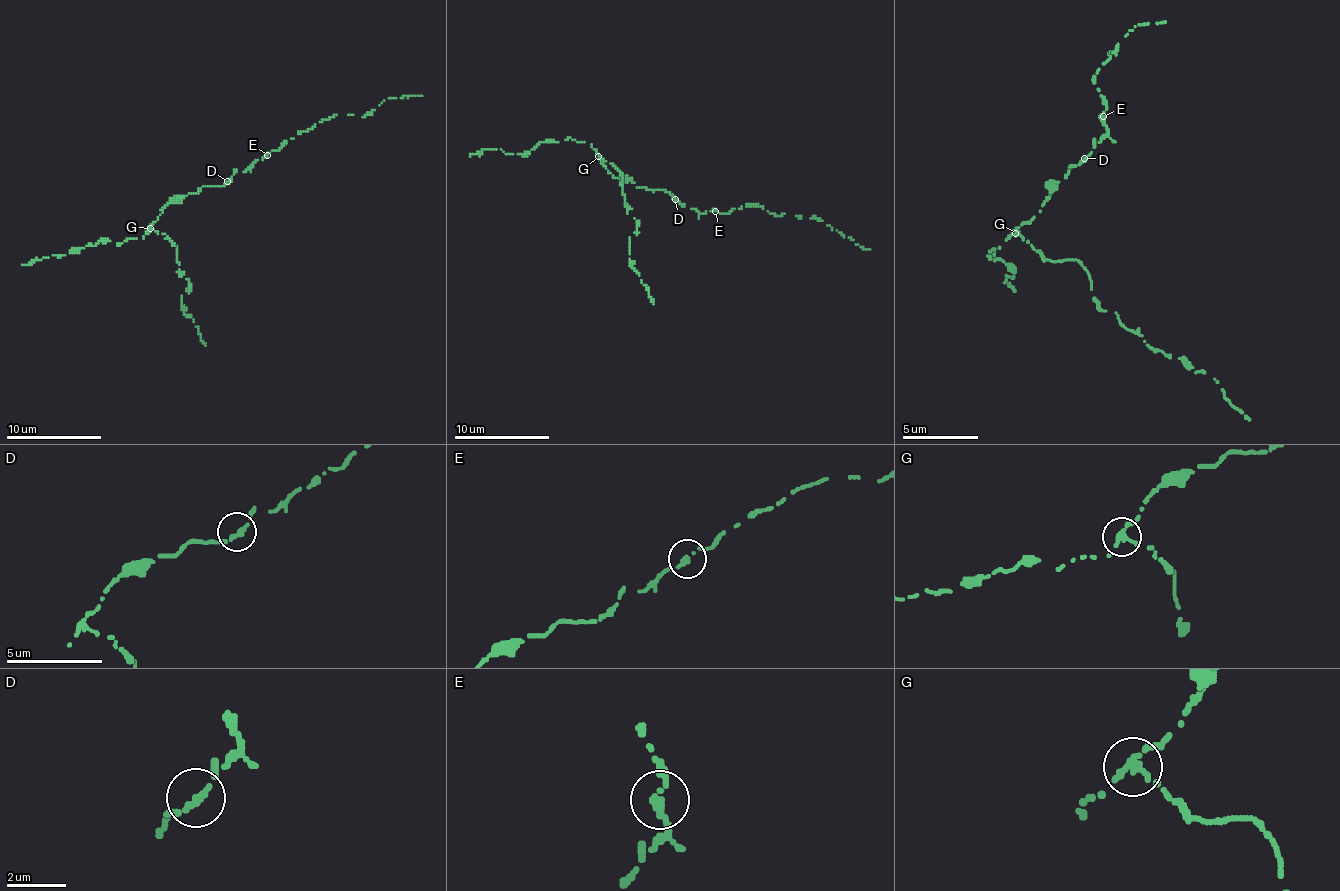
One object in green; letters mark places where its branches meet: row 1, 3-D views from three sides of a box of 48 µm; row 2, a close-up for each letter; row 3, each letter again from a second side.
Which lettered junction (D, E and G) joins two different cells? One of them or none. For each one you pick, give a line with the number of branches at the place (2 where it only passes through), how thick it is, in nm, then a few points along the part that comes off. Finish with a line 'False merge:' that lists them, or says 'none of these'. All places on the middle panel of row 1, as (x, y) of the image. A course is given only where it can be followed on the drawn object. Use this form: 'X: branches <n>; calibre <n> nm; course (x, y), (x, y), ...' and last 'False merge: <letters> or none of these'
G: branches 2; calibre 240 nm; course (598, 156), (613, 163), (622, 175), (627, 213), (637, 221), (637, 235), (629, 237), (629, 266), (653, 304)
False merge: G

